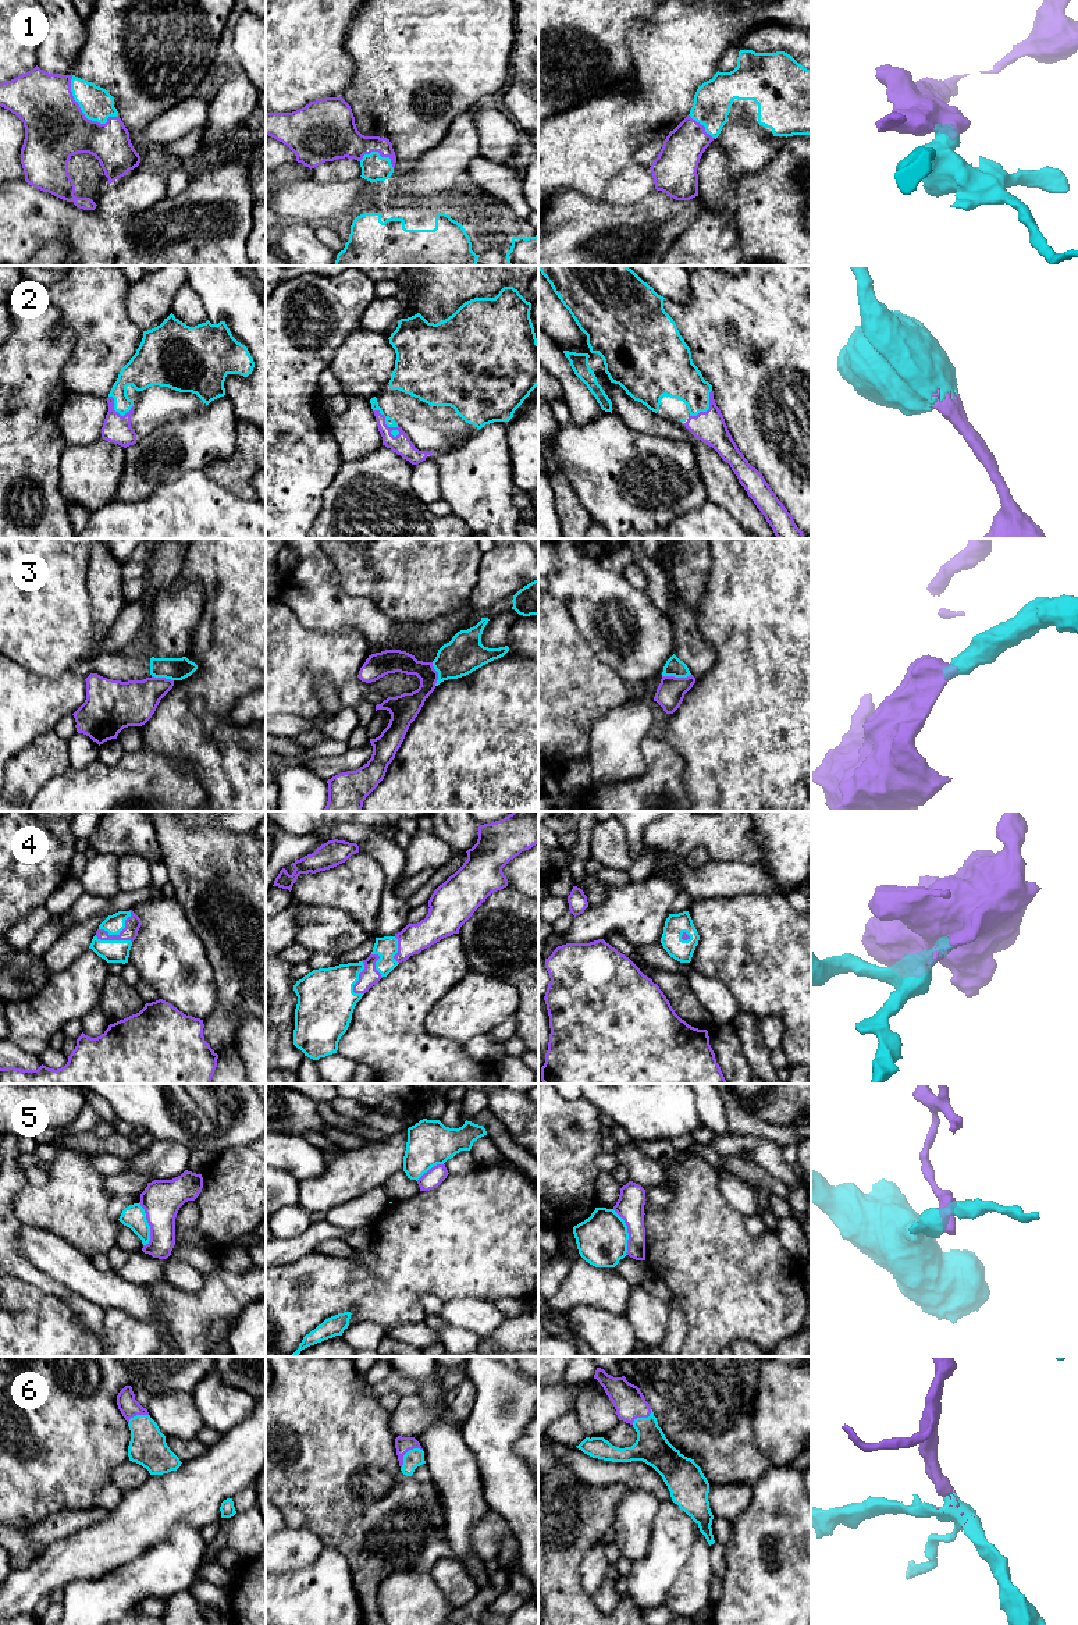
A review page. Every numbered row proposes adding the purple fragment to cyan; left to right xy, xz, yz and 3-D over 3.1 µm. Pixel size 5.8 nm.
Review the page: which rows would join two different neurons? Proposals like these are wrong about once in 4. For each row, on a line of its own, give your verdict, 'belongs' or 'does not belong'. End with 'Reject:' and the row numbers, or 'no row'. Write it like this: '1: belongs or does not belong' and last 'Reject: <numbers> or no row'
1: belongs
2: belongs
3: does not belong
4: belongs
5: belongs
6: belongs
Reject: 3

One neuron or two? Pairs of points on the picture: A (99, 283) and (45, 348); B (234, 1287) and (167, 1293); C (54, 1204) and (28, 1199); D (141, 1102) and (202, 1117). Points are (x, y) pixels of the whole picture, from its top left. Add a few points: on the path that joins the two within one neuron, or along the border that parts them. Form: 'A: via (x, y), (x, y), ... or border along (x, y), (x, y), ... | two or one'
A: border along (53, 305), (74, 333), (74, 349), (70, 355) | two
B: via (217, 1300), (184, 1301) | one
C: via (47, 1204), (35, 1204) | one
D: via (156, 1102), (166, 1109), (187, 1109) | one

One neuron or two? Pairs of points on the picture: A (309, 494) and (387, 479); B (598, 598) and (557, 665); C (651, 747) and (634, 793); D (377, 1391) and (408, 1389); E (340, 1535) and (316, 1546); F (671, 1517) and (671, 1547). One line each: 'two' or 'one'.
A: two
B: two
C: one
D: one
E: two
F: one

